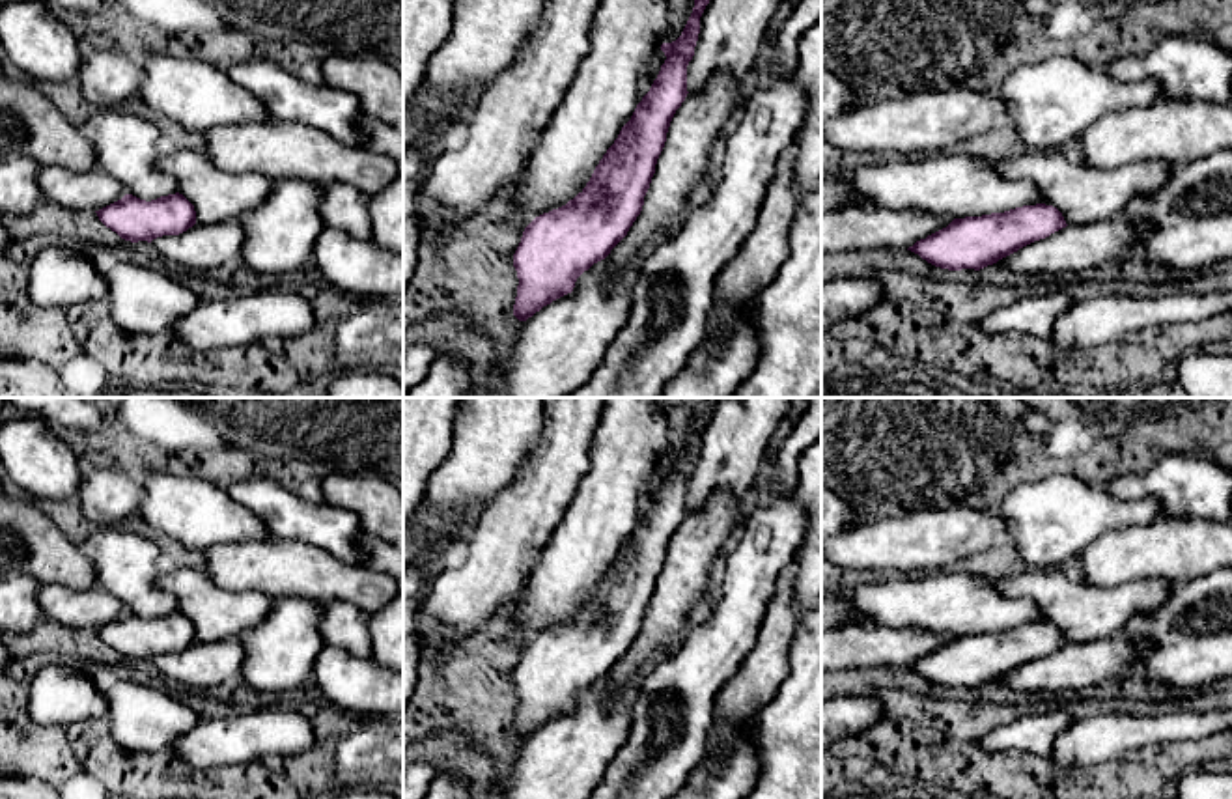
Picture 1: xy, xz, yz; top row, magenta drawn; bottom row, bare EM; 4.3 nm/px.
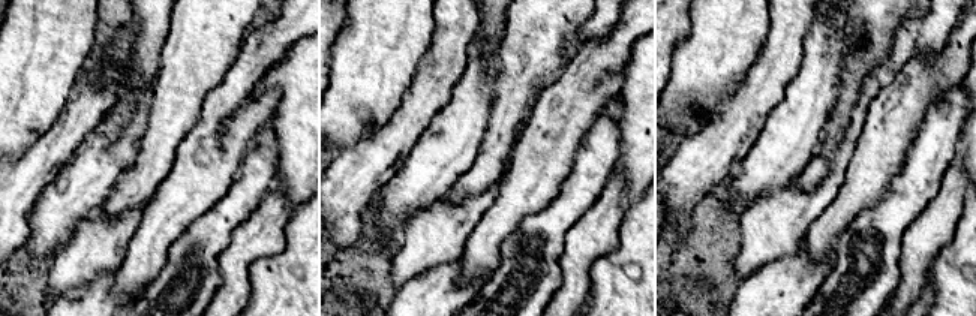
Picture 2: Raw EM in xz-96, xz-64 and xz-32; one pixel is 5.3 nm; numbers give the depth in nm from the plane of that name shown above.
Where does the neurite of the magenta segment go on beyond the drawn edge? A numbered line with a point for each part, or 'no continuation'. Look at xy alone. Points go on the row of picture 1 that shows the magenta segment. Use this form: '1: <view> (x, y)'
1: xy (217, 196)

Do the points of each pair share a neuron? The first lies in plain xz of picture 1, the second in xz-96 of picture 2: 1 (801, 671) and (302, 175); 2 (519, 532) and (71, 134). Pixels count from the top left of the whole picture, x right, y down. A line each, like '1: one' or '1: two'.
1: two
2: one

